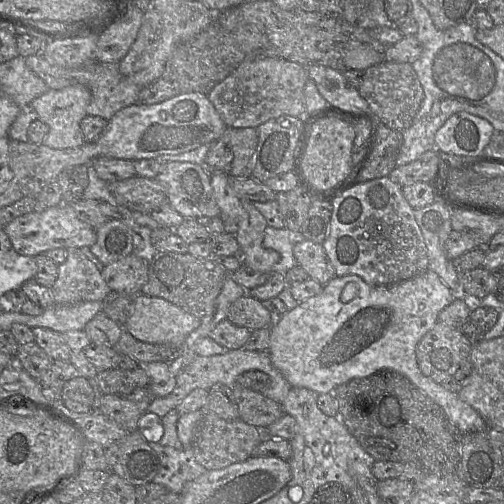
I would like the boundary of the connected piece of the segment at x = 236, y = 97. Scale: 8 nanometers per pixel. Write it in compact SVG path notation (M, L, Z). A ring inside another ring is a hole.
M274 57L249 58L215 85L207 96L227 127L257 128L282 115L304 115L304 86L308 79L307 67L299 63Z

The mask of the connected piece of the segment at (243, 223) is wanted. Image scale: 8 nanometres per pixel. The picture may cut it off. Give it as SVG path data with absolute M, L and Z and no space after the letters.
M241 199L236 240L240 246L242 265L263 273L272 273L280 254L263 246L267 223L263 215L248 199Z

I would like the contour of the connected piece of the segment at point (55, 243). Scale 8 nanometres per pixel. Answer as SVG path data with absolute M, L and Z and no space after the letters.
M61 203L41 212L31 212L19 216L3 227L14 250L20 255L36 257L57 248L90 247L96 242L96 231L81 221L71 203Z

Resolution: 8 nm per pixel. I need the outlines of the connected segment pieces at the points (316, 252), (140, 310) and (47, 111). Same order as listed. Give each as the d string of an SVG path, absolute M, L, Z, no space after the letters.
M305 239L295 244L293 252L298 265L320 284L325 285L336 275L322 244Z
M137 294L124 329L142 342L183 343L201 319L158 297Z
M76 84L67 86L61 90L49 89L33 101L34 109L38 119L45 123L49 131L42 141L52 149L66 149L82 146L85 141L80 129L81 120L87 116L87 108L91 102L92 95L88 87Z

